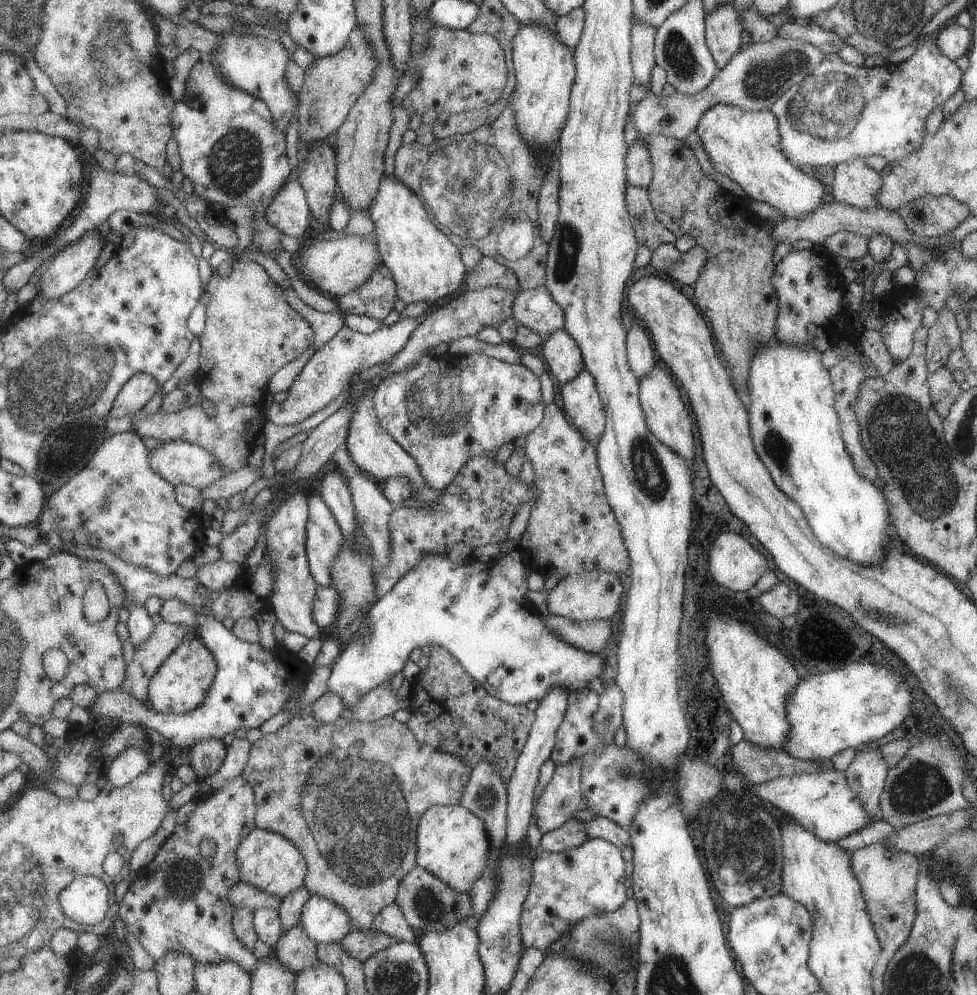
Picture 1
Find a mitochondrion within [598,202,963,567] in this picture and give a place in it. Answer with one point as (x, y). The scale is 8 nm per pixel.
(647, 471)

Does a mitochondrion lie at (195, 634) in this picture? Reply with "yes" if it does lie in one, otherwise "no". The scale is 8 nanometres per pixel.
no

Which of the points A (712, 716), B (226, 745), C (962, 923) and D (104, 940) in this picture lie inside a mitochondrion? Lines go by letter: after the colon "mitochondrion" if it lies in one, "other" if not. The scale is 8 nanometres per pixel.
A: other
B: other
C: other
D: other

